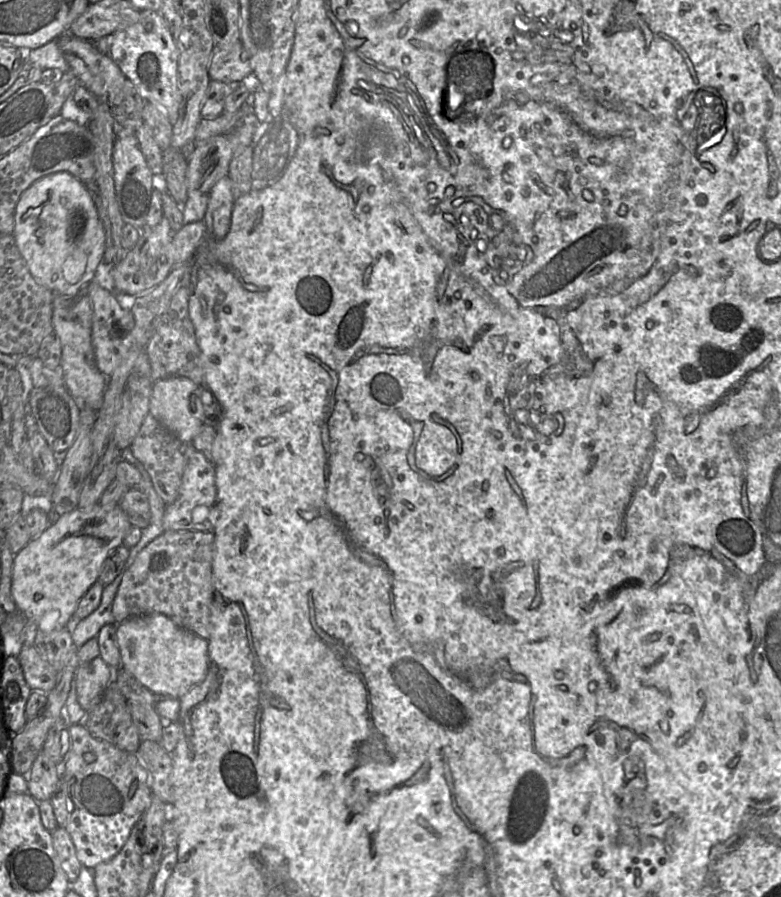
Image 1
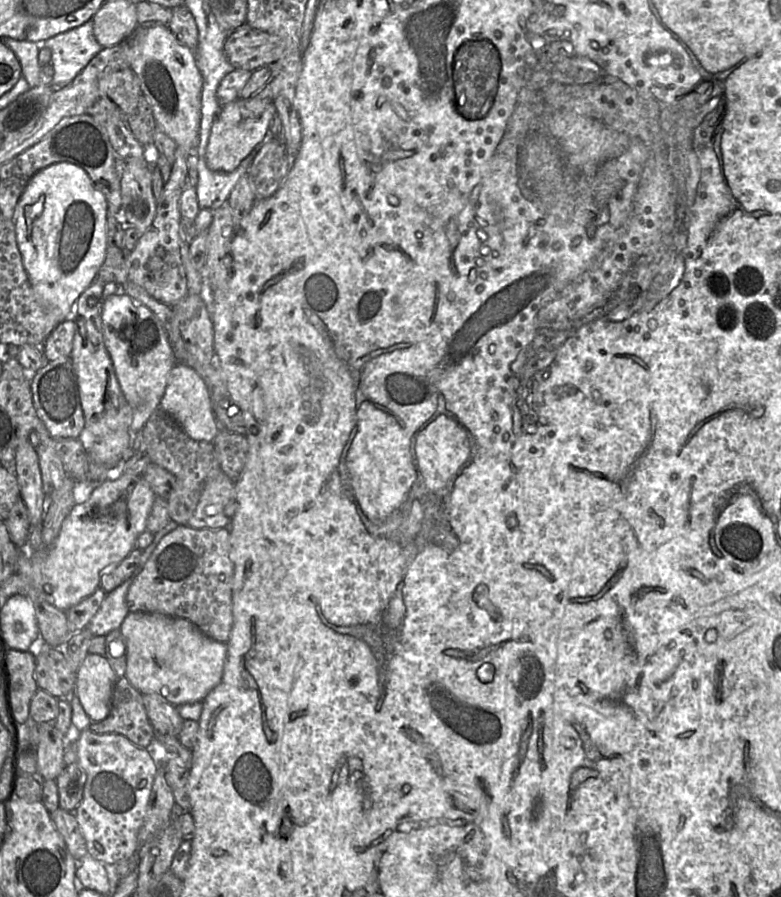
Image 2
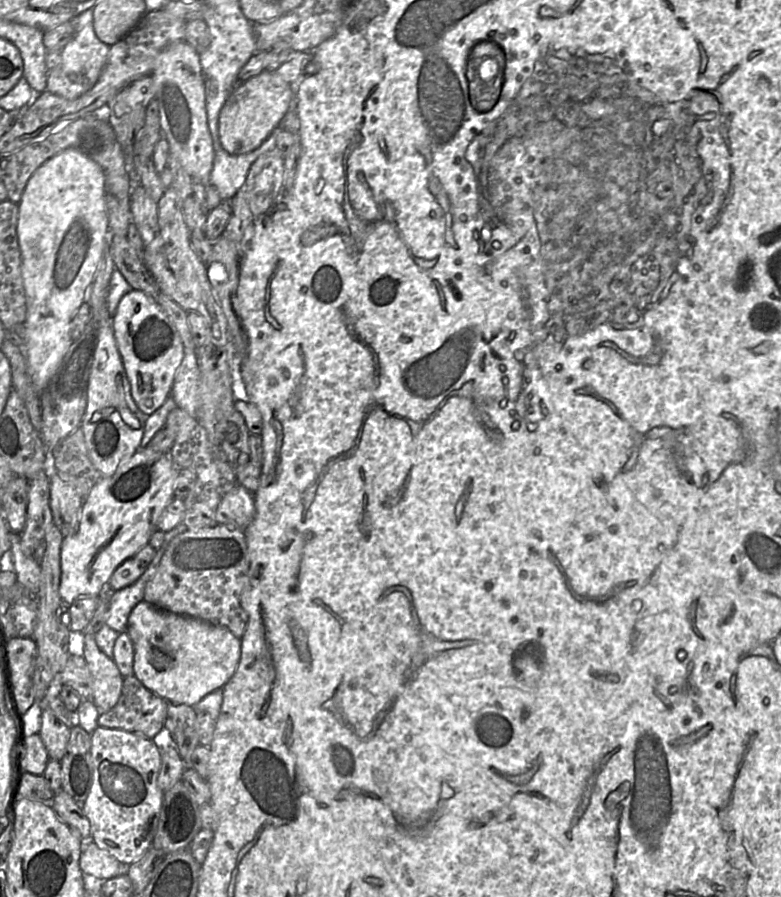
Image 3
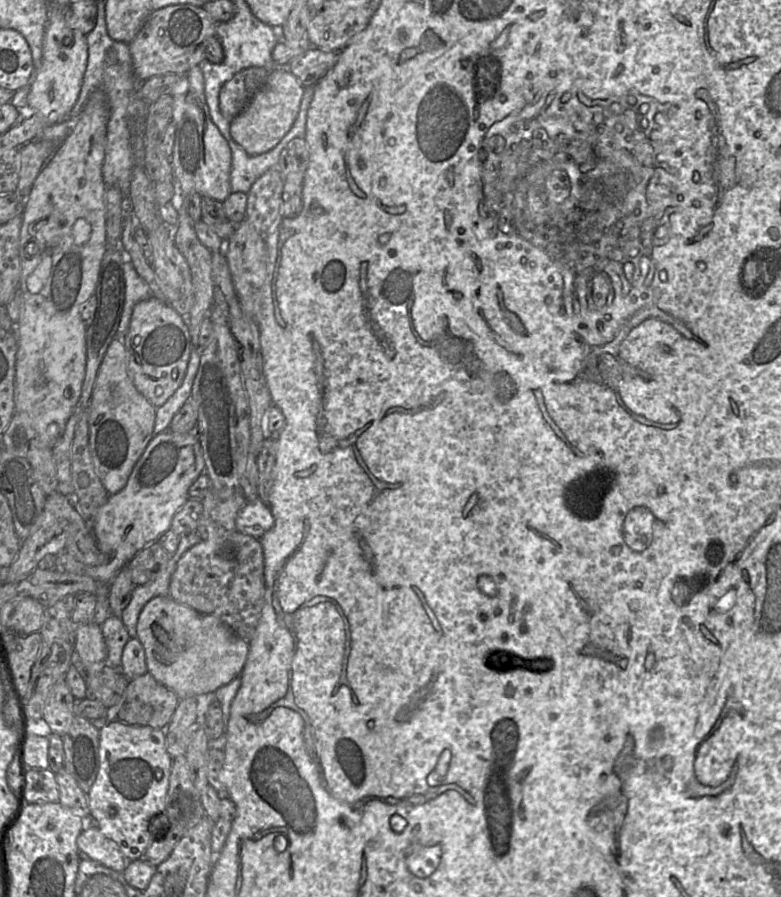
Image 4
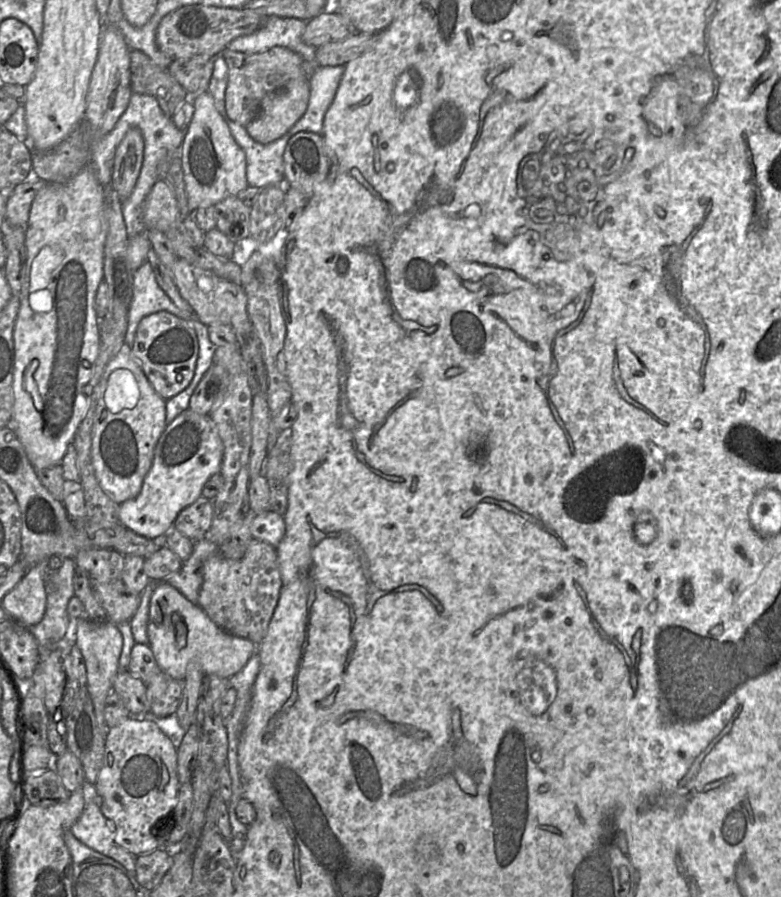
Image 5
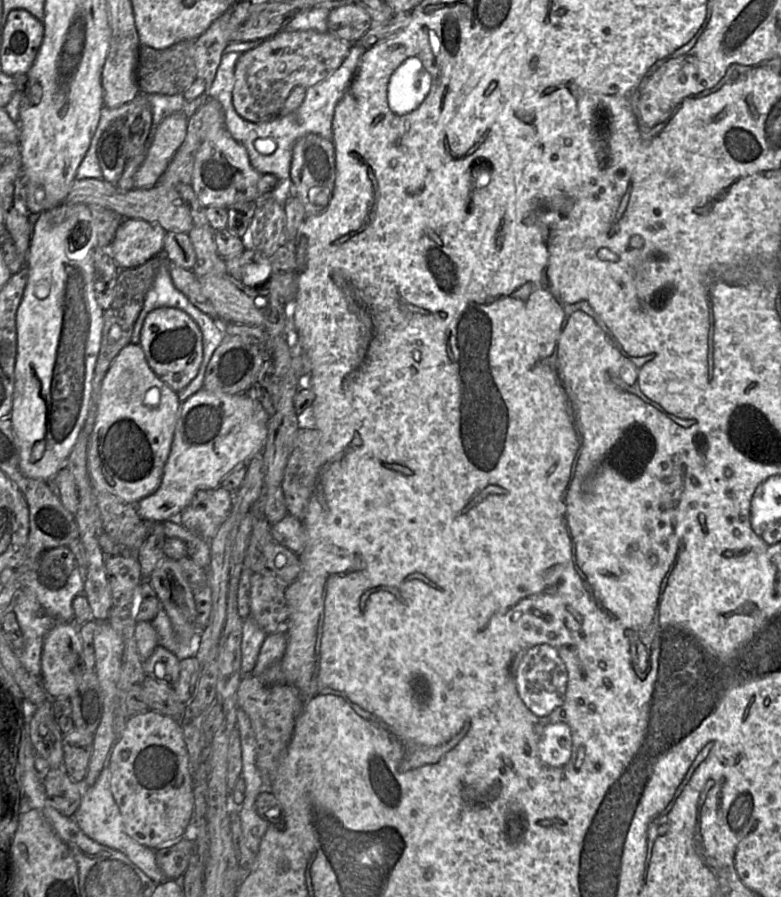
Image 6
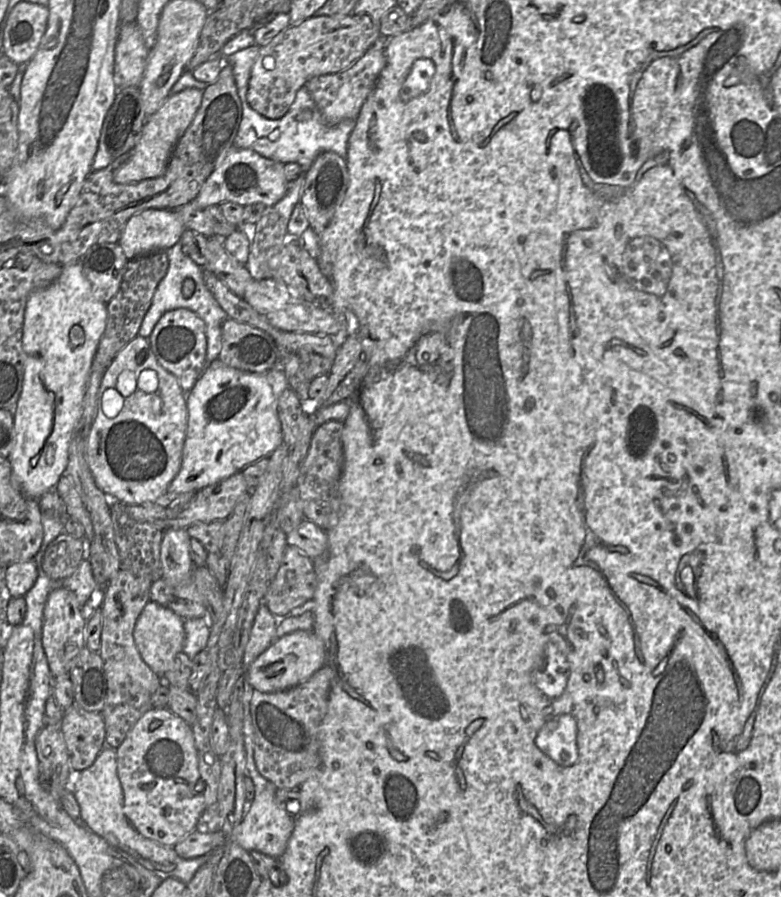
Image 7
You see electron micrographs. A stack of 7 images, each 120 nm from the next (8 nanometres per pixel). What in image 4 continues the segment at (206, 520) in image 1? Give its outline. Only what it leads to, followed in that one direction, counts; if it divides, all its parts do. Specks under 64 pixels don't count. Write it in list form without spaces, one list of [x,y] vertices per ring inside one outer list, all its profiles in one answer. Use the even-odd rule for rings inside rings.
[[[261,499],[247,502],[236,518],[238,531],[260,539],[275,524],[270,506]]]

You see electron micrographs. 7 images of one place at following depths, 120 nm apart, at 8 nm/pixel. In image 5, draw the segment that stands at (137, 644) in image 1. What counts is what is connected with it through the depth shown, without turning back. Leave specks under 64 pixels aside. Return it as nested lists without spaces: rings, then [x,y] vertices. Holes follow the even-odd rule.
[[[158,582],[151,597],[147,634],[149,646],[161,671],[178,680],[185,679],[191,662],[197,662],[205,675],[230,678],[242,670],[257,646],[251,640],[219,627],[200,605],[191,602],[166,582]]]

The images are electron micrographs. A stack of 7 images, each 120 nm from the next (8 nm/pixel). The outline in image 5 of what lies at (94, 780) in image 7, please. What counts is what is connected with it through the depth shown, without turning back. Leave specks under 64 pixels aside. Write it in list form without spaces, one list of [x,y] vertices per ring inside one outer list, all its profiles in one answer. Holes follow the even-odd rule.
[[[96,793],[88,799],[71,831],[87,847],[112,858],[134,873],[137,856],[115,842],[115,824],[102,814],[101,803],[102,799]]]

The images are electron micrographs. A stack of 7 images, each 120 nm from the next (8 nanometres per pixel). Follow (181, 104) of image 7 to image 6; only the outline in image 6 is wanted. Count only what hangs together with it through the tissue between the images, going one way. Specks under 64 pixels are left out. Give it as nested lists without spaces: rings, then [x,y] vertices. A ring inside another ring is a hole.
[[[173,113],[164,118],[155,132],[153,141],[147,152],[146,158],[134,175],[135,188],[151,188],[167,169],[176,151],[183,143],[187,133],[188,118],[182,113]]]

